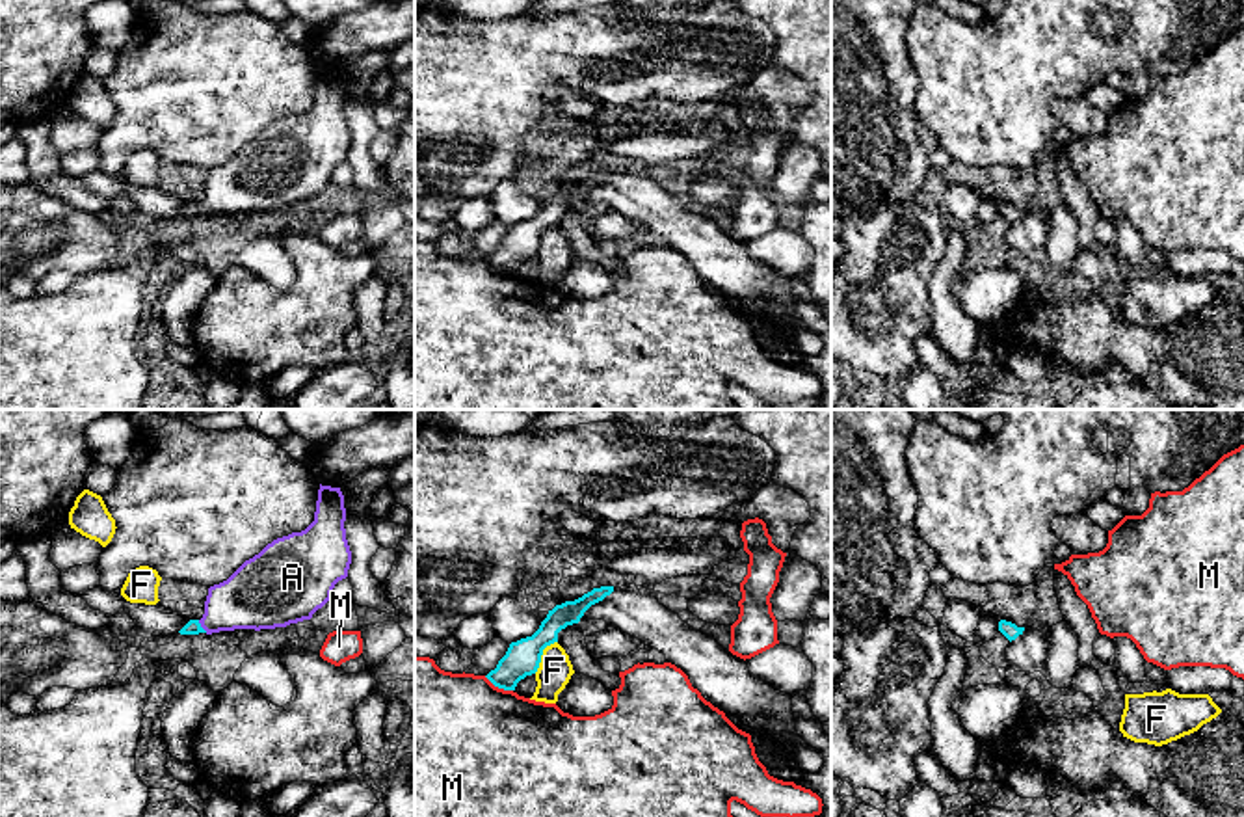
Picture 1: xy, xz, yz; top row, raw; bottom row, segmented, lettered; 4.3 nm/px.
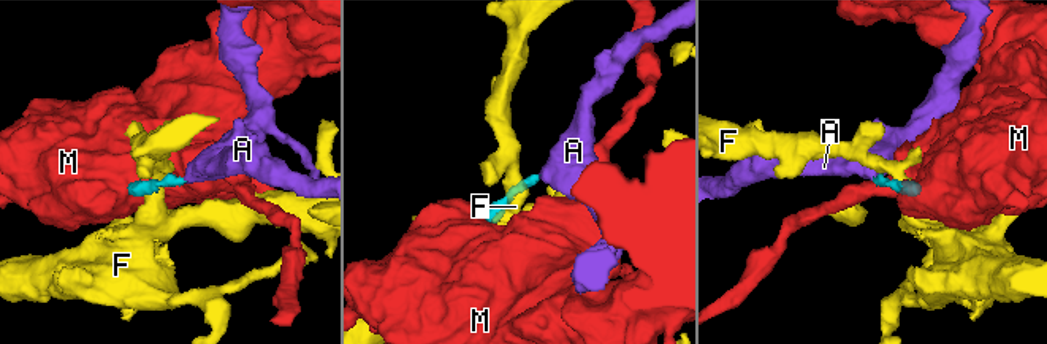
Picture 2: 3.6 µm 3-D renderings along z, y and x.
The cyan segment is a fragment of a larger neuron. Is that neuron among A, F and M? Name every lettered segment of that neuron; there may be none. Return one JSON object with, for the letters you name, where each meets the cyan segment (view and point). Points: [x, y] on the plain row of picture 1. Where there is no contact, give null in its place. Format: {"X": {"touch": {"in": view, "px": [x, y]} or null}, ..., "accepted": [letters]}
{"A": {"touch": {"in": "xy", "px": [199, 209]}}, "accepted": ["A"]}

